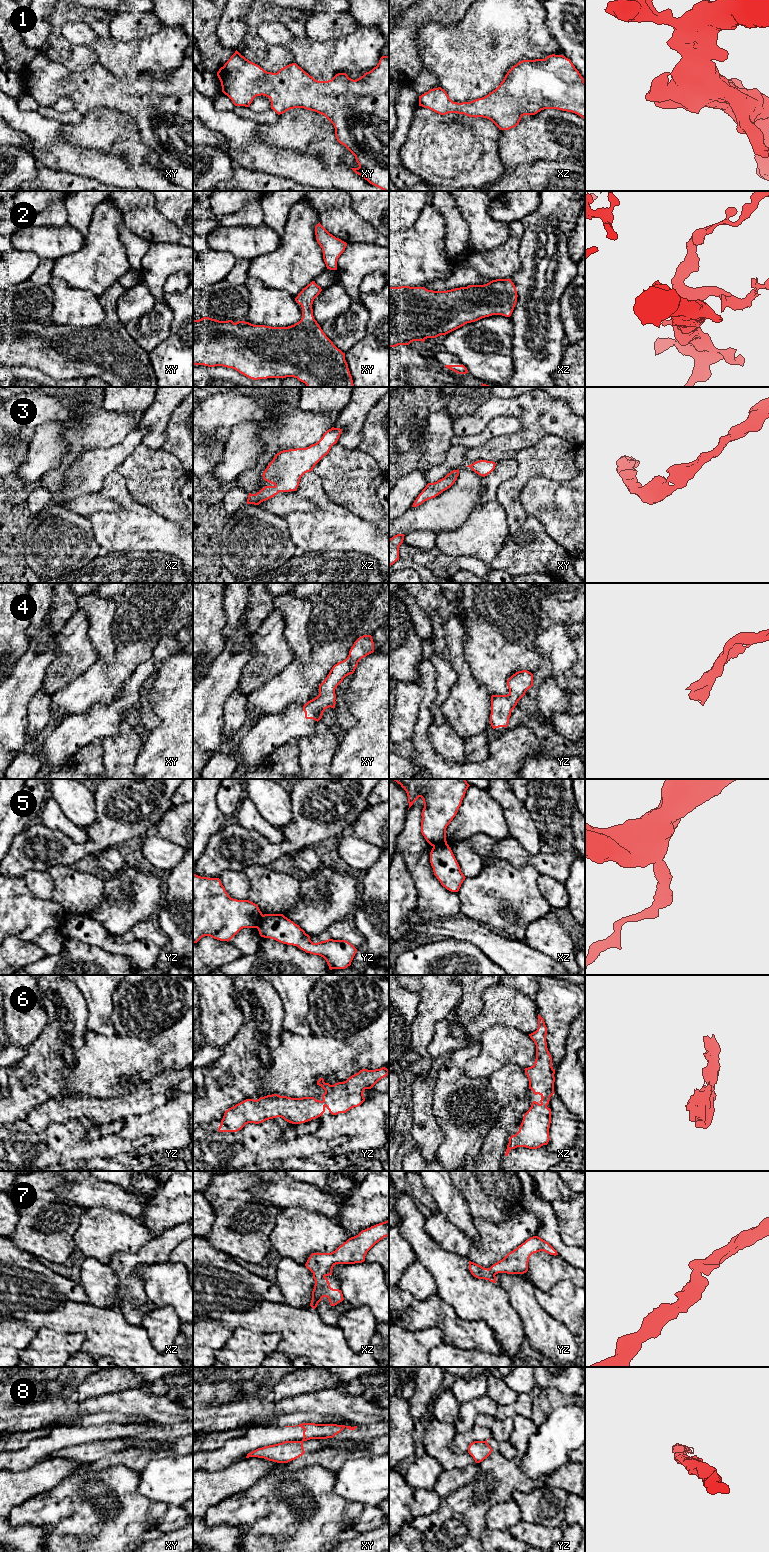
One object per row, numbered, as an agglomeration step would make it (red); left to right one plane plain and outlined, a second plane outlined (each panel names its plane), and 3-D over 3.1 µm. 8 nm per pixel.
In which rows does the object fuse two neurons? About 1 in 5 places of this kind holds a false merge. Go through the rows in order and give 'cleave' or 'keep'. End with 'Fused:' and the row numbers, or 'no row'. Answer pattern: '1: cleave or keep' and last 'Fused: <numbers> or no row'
1: keep
2: keep
3: keep
4: keep
5: cleave
6: keep
7: keep
8: cleave
Fused: 5, 8

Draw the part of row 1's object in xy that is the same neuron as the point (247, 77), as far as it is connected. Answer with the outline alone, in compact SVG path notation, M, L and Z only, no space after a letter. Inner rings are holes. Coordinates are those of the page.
M236 50L219 69L217 76L222 92L235 106L249 107L256 96L263 95L270 99L271 109L278 115L294 108L304 108L324 115L334 125L337 141L355 156L359 167L351 169L370 184L389 191L389 56L382 56L376 67L356 80L349 78L346 73L338 73L331 80L318 81L296 63L281 68L277 73L267 72Z

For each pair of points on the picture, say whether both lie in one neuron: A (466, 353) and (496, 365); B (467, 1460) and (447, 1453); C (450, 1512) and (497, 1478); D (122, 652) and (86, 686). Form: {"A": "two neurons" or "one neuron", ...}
{"A": "one neuron", "B": "one neuron", "C": "one neuron", "D": "one neuron"}

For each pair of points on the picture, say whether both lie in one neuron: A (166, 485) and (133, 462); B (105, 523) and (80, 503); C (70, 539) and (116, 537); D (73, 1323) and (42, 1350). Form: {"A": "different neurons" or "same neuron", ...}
{"A": "same neuron", "B": "different neurons", "C": "different neurons", "D": "different neurons"}

